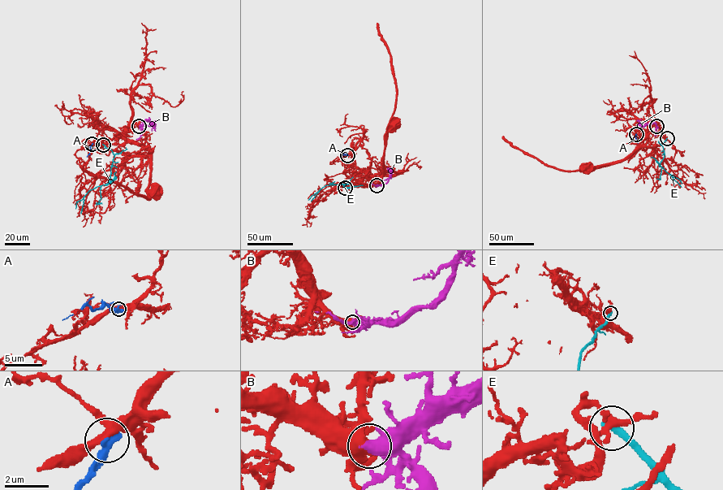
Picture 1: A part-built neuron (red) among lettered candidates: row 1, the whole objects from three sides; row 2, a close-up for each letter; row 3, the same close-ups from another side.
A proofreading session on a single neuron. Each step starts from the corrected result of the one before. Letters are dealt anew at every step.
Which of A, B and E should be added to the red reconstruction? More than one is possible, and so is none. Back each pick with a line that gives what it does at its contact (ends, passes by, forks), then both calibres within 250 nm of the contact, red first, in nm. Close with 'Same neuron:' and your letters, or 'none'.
B: it ends | 440/650 nm
Same neuron: B

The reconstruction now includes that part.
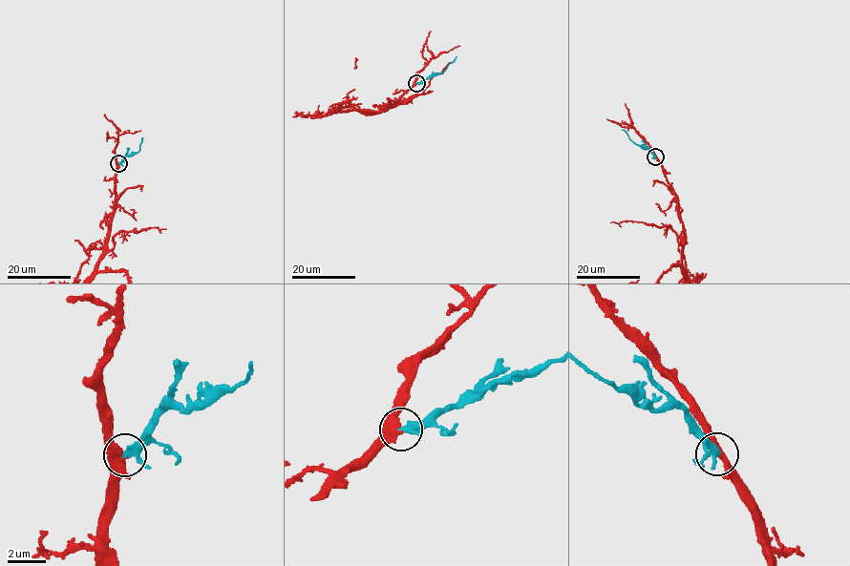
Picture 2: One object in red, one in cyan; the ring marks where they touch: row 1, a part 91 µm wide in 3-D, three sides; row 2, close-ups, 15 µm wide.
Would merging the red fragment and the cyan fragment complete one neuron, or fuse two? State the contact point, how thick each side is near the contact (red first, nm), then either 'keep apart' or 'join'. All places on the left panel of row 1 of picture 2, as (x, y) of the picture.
at (118, 163); 440 nm thick on the red side, 300 nm on the other; join

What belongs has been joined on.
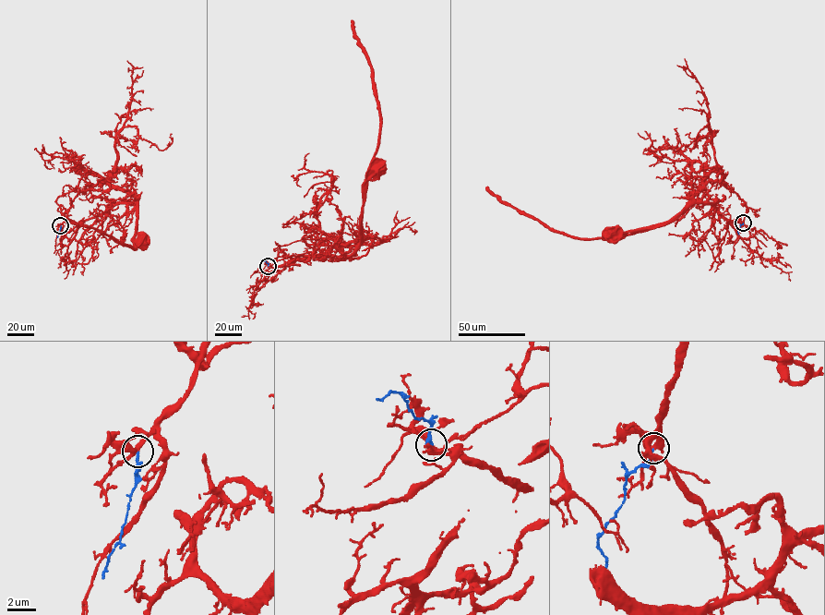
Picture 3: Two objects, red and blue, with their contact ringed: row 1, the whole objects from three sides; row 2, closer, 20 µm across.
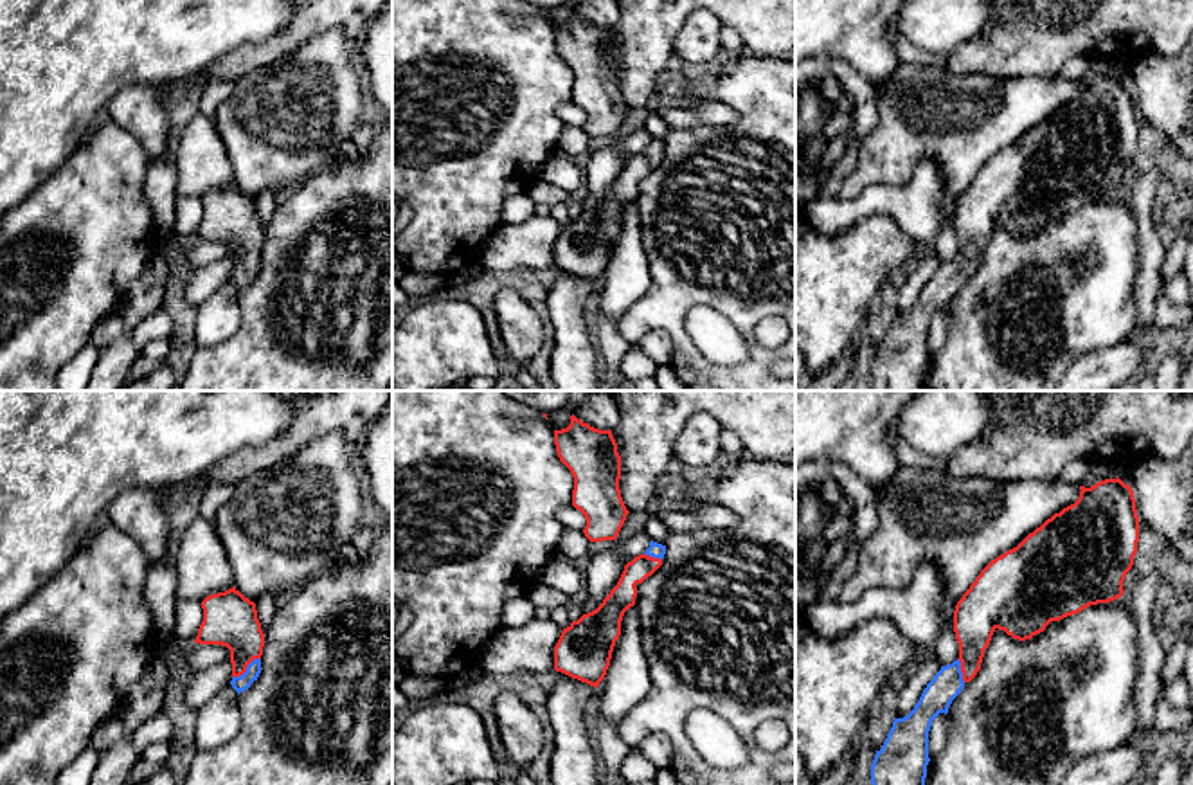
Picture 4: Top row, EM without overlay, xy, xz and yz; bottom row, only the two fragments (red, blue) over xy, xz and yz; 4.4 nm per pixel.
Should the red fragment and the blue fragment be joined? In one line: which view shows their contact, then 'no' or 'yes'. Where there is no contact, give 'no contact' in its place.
contact in xy; yes

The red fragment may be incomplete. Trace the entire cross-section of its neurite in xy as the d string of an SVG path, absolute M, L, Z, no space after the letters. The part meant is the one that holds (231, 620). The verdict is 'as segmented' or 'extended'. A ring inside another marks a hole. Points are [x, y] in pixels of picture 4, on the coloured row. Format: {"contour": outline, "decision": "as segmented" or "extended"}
{"contour": "M236 587L211 594L202 601L203 621L194 643L221 645L230 650L232 688L238 695L250 688L261 673L265 634L256 603Z", "decision": "extended"}

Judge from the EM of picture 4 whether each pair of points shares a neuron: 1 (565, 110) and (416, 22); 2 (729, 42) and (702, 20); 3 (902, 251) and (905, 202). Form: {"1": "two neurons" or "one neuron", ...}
{"1": "two neurons", "2": "two neurons", "3": "two neurons"}

